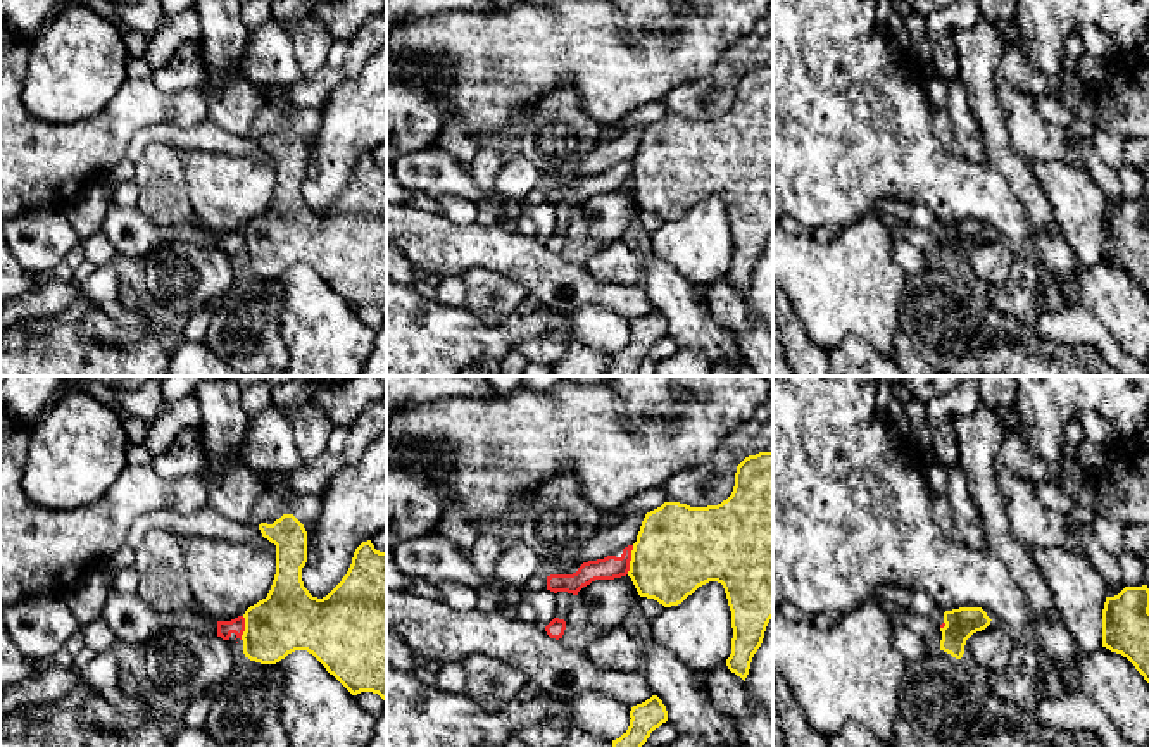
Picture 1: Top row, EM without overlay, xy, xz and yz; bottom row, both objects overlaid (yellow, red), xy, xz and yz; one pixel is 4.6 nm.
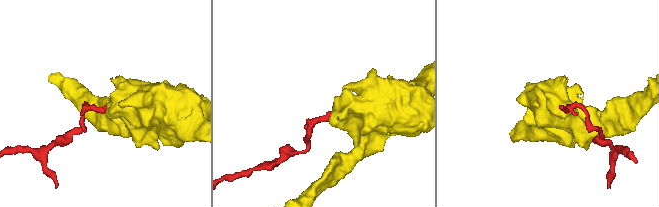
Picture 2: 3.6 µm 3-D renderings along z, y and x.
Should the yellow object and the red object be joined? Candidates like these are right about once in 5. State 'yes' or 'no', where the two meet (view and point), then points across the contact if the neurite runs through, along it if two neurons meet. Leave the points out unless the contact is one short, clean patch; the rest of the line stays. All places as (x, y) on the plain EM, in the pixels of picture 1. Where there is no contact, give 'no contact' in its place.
no | xz (632, 173) | along xz (634, 159), (627, 187)

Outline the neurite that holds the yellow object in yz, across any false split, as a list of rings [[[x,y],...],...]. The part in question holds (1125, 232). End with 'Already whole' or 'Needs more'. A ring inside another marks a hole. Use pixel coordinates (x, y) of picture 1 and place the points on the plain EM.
[[[1125,200],[1118,209],[1106,210],[1102,223],[1102,261],[1127,271],[1149,297],[1149,202]]]. Already whole

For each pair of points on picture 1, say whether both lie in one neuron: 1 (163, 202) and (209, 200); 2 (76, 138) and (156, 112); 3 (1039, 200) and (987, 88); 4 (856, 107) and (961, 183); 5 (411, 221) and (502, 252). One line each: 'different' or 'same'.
1: different
2: same
3: same
4: same
5: same

